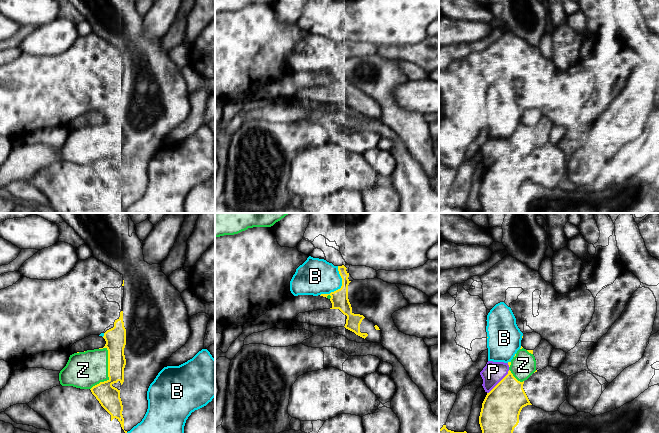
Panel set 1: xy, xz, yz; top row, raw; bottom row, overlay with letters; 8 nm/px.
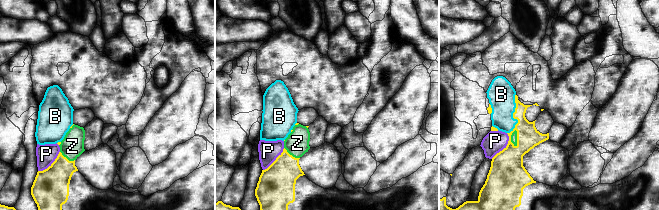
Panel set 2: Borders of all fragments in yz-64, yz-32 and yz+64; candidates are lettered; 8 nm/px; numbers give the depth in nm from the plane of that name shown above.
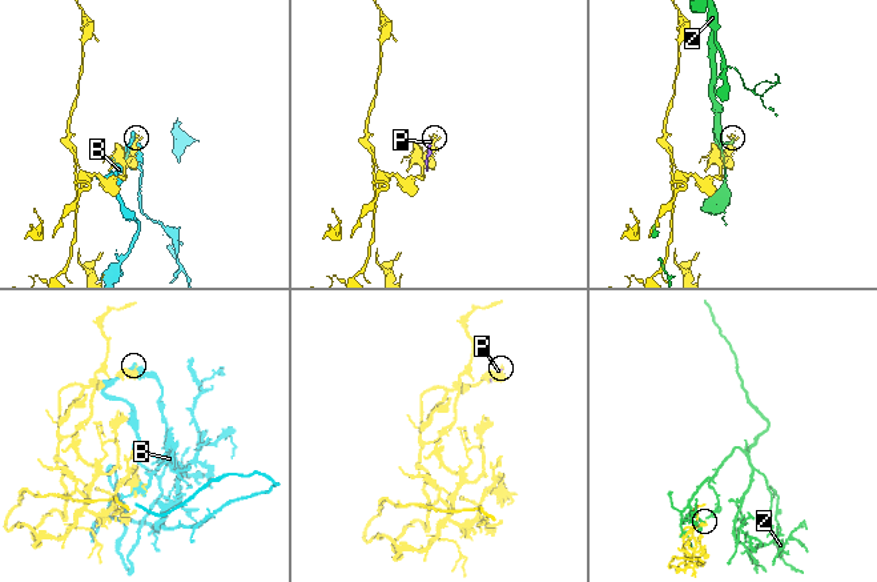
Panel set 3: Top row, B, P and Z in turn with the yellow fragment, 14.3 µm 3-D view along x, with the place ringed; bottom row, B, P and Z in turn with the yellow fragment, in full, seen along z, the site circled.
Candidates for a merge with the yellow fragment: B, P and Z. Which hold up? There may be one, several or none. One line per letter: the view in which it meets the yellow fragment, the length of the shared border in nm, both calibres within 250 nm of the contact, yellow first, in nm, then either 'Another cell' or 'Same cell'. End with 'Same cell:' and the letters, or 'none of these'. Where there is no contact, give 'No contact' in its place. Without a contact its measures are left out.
B: Touches yellow in xz. Shared border 280 nm. Thickness 140 nm (yellow) against 300 nm. Another cell
P: Touches yellow in yz. Shared border 260 nm. Thickness 320 nm (yellow) against 170 nm. Another cell
Z: Touches yellow in xy. Shared border 360 nm. Thickness 180 nm (yellow) against 300 nm. Another cell
Same cell: none of these

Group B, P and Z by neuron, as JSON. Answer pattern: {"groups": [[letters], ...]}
{"groups": [["B"], ["P"], ["Z"]]}

